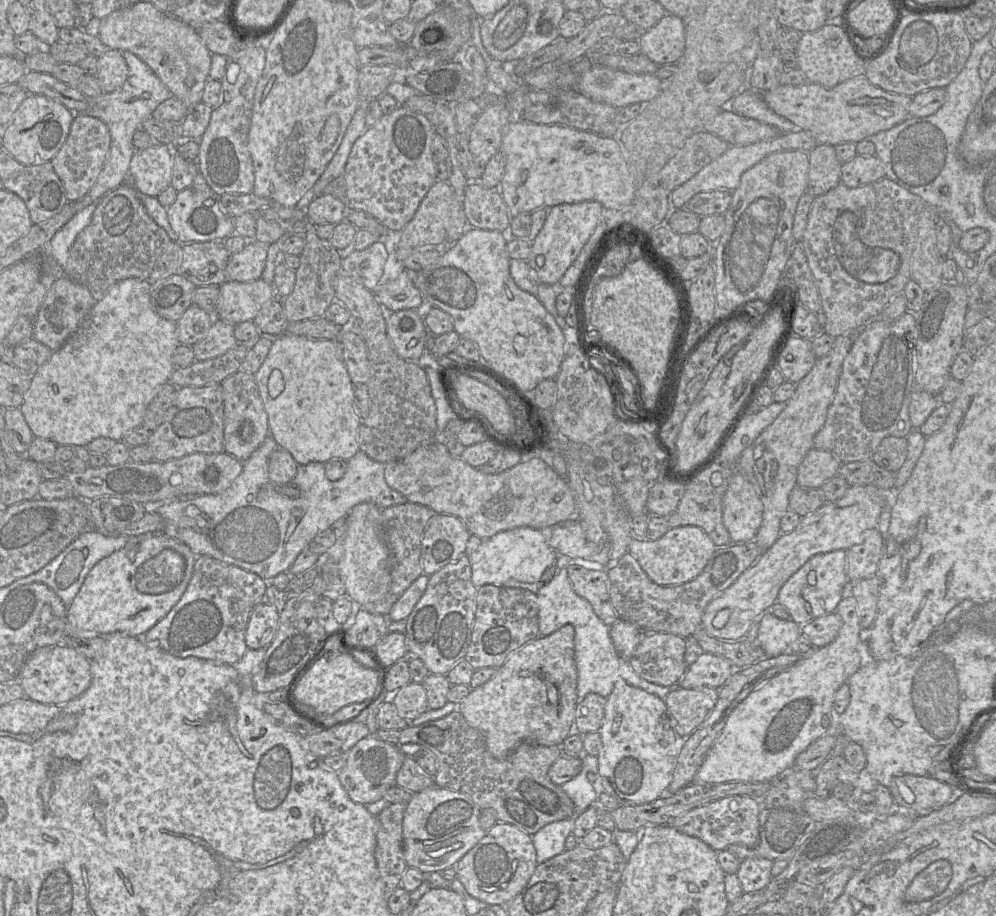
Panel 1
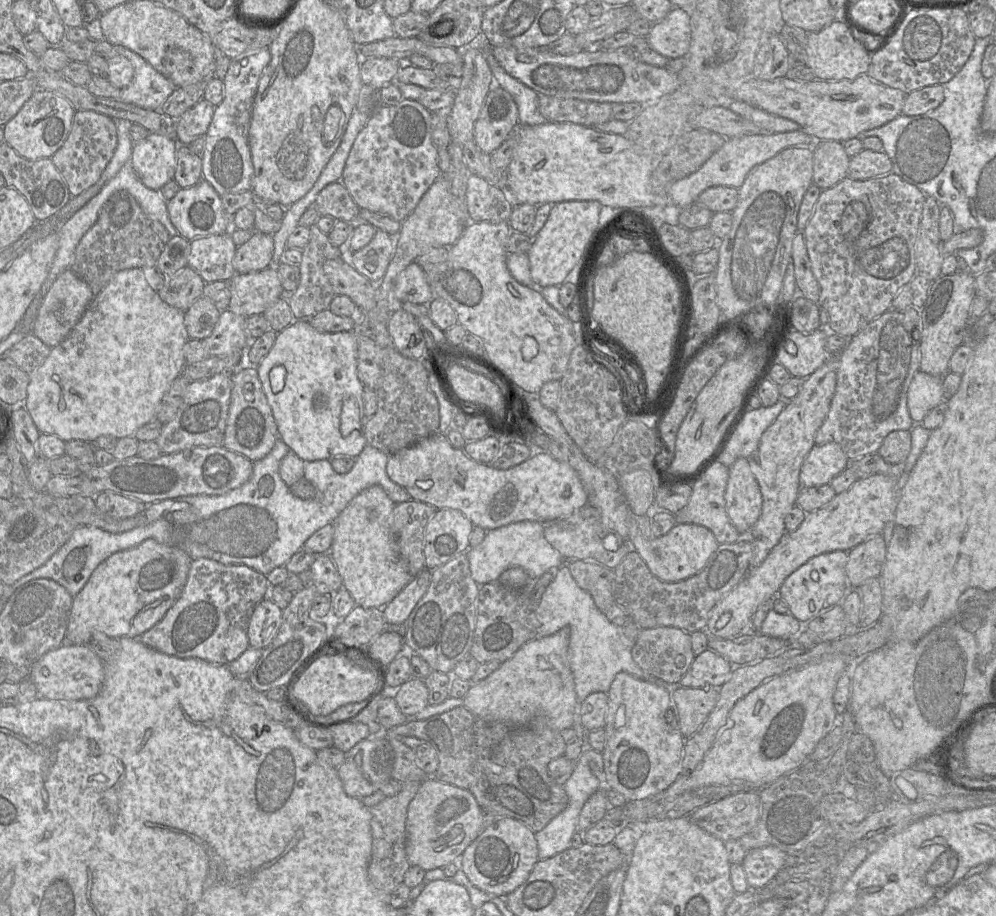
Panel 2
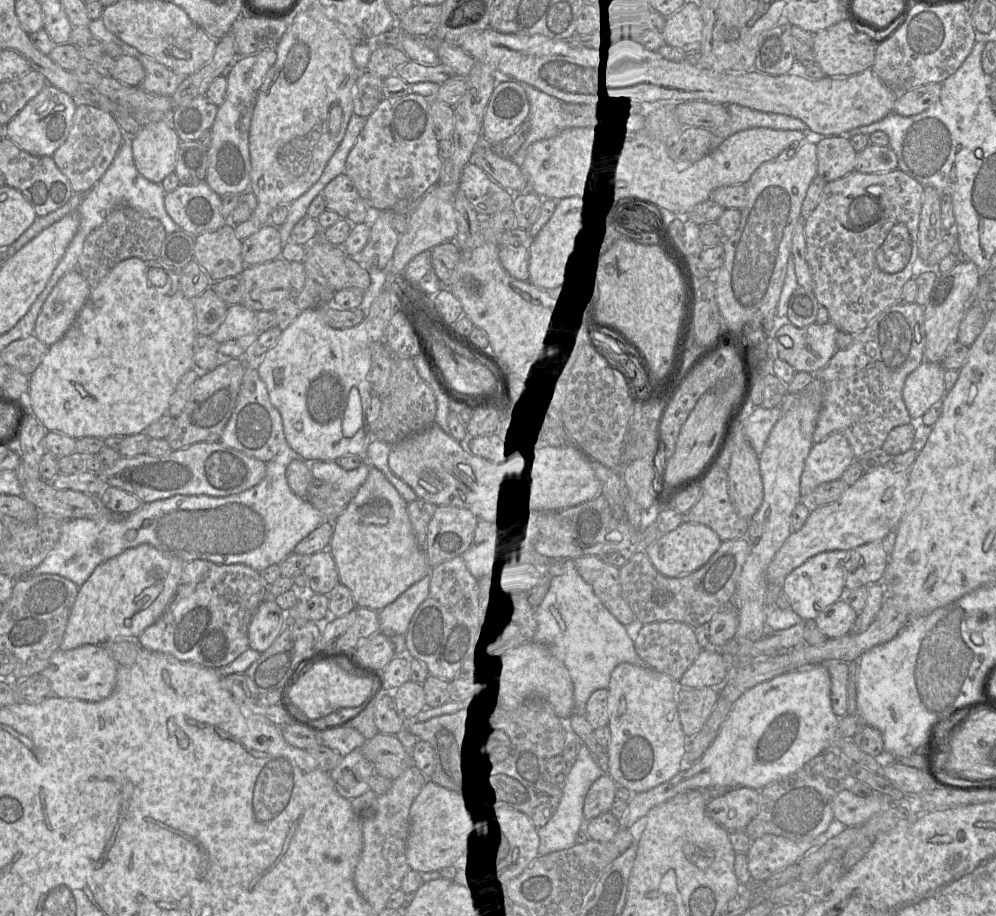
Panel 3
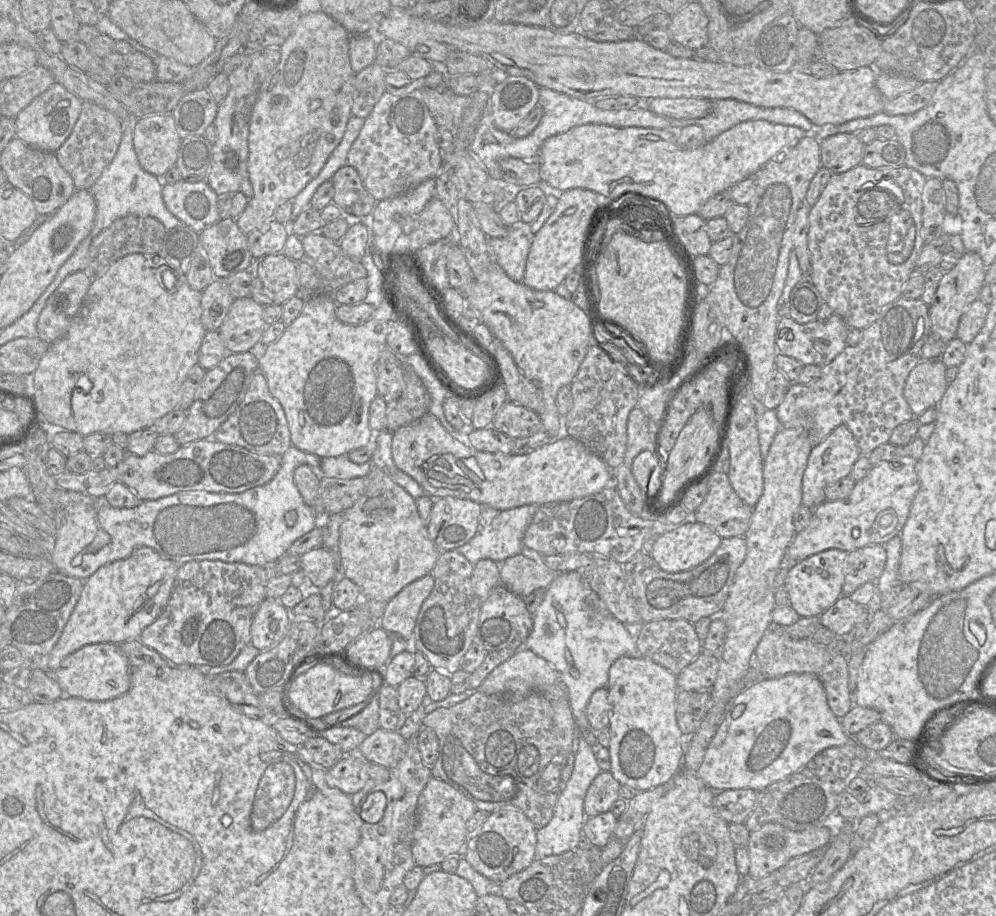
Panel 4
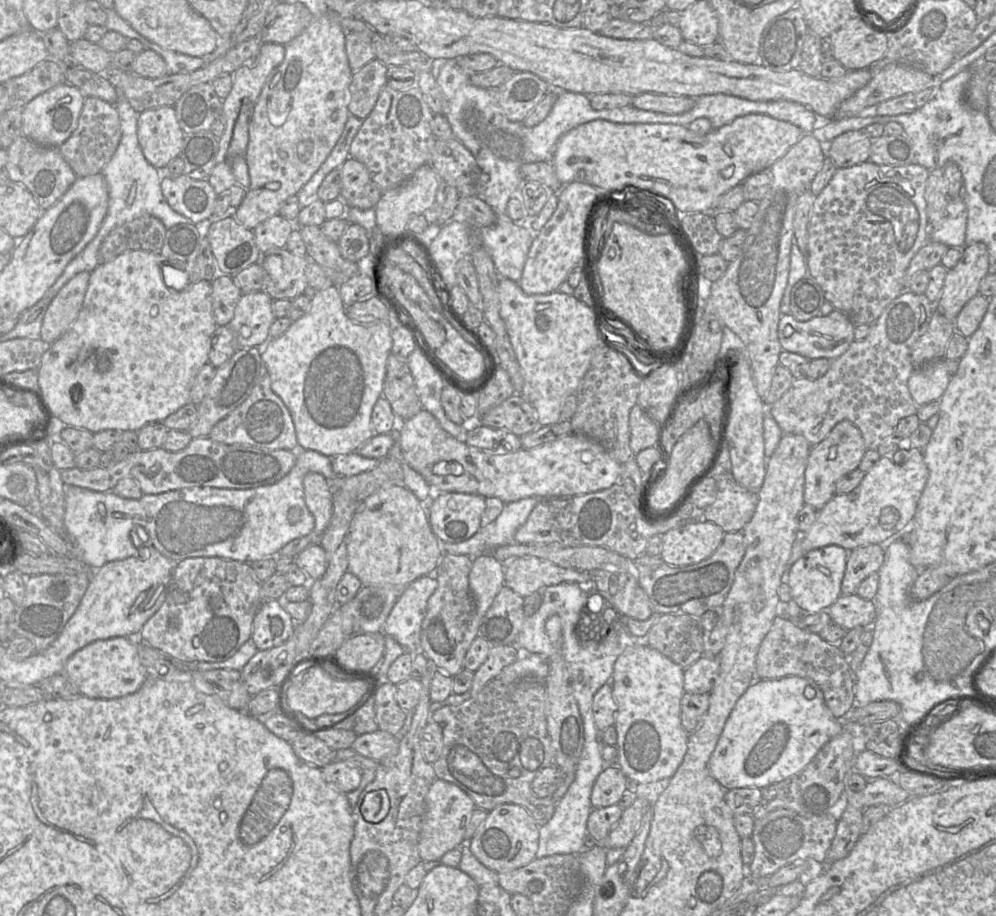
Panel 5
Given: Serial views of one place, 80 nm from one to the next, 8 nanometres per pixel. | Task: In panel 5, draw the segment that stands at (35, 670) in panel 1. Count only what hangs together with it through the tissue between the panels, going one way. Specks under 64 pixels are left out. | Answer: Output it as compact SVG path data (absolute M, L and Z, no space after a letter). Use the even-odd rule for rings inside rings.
M136 637L94 641L69 657L63 673L77 688L79 694L100 699L117 699L132 694L147 678L146 669L138 657Z

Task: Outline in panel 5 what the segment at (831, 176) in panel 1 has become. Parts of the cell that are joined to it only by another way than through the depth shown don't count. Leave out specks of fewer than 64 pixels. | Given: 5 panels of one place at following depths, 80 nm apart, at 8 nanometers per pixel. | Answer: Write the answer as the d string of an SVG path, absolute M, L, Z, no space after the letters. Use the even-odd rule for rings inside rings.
M864 130L847 131L826 145L826 156L837 169L848 168L869 160L871 144Z

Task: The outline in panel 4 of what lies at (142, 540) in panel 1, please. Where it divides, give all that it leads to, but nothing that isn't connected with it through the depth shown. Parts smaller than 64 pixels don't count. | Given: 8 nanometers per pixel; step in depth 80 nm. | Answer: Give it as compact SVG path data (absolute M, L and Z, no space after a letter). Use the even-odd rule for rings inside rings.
M139 547L125 559L117 560L98 568L89 578L84 580L81 595L67 621L63 631L46 659L42 661L42 671L54 672L62 659L88 644L113 643L138 639L141 631L150 625L165 608L176 574L180 565L169 559L163 559L150 547Z

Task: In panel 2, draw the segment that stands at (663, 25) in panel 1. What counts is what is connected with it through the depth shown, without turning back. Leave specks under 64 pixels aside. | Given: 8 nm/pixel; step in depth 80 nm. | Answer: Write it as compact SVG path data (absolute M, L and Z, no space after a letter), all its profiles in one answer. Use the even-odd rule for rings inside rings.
M674 7L646 36L649 48L667 59L685 57L691 42L690 10Z

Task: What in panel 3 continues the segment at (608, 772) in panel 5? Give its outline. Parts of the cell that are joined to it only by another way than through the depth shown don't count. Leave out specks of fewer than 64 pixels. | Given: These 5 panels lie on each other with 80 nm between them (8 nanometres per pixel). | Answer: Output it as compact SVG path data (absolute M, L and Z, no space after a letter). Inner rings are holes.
M609 773L603 774L589 788L583 807L585 822L610 811L616 799L615 790L618 784Z

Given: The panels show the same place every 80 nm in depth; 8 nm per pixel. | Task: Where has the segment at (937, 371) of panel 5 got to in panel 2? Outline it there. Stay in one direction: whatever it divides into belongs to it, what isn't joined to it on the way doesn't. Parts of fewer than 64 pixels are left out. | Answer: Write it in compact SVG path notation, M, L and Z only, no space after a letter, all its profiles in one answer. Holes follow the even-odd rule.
M918 370L907 392L907 407L913 422L921 424L928 412L942 402L944 402L943 377Z

